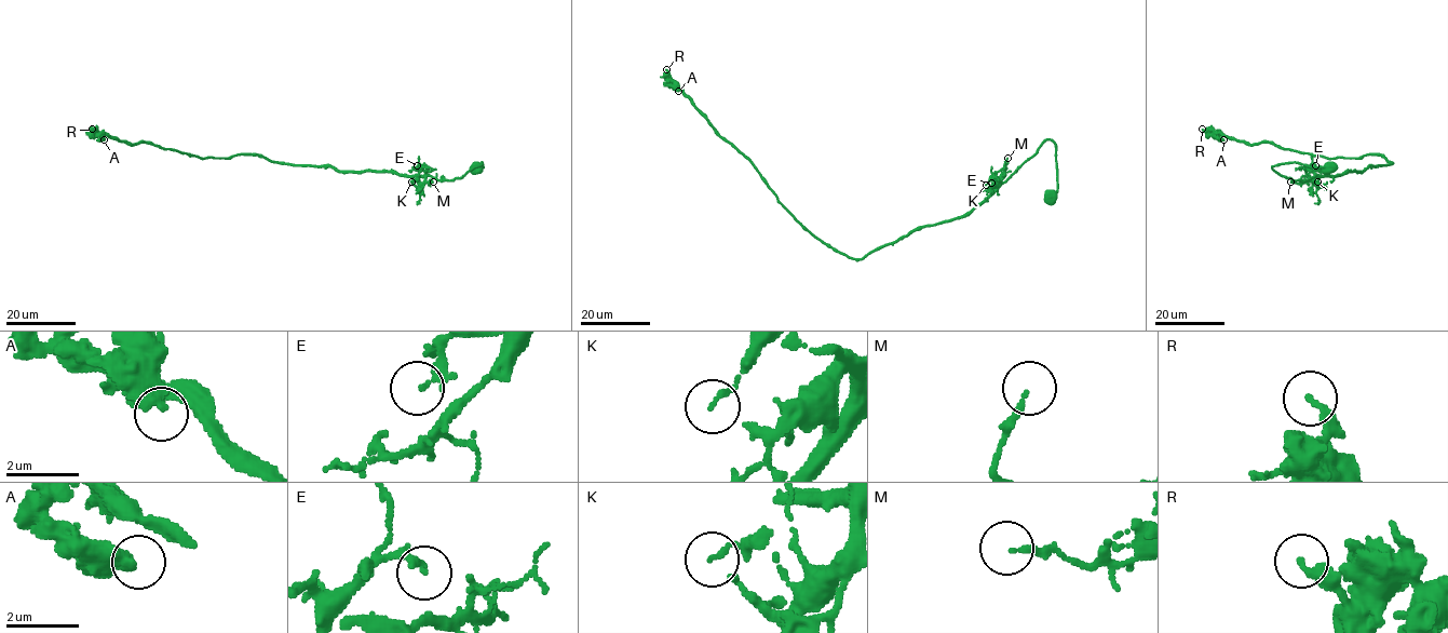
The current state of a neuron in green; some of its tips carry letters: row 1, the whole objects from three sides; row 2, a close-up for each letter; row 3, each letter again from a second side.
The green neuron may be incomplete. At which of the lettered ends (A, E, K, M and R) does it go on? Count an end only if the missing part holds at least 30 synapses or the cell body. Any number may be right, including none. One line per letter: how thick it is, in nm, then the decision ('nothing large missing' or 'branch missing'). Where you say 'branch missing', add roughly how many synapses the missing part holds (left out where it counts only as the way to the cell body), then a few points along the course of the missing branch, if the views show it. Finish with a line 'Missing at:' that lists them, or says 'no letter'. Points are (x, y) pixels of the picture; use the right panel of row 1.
A: calibre 440 nm; nothing large missing
E: calibre 200 nm; nothing large missing
K: calibre 130 nm; nothing large missing
M: calibre 160 nm; nothing large missing
R: calibre 240 nm; nothing large missing
Missing at: no letter

